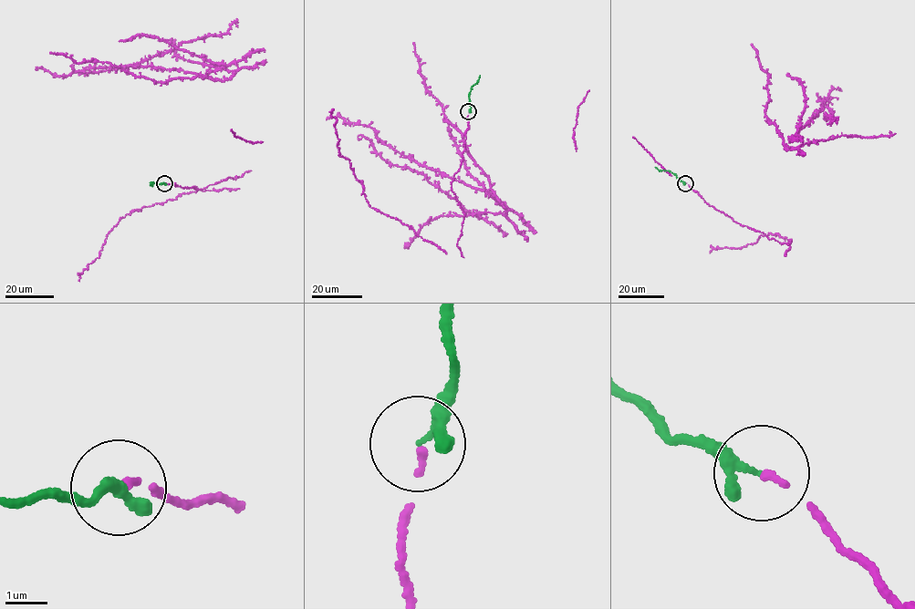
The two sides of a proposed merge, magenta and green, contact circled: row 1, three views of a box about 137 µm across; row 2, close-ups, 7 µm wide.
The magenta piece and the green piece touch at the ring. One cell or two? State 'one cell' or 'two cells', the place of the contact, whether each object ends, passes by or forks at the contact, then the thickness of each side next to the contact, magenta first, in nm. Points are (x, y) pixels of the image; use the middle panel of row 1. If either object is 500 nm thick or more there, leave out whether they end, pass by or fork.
one cell | (468, 111) | magenta ends | green passes by | 150/160 nm

